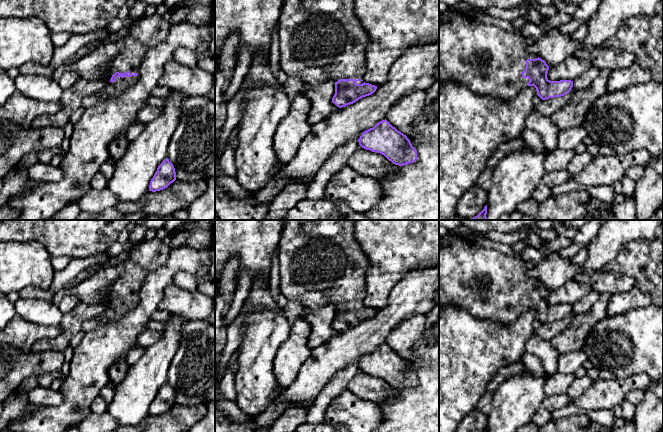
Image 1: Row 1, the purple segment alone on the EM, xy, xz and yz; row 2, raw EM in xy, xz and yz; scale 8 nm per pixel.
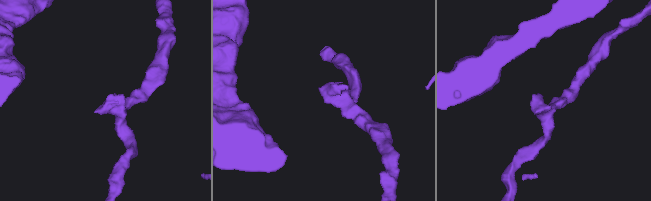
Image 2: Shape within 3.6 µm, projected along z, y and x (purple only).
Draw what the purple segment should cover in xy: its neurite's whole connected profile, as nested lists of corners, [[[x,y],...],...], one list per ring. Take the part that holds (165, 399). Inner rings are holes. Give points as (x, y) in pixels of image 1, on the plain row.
[[[166,382],[157,392],[150,405],[149,415],[156,416],[167,412],[176,404],[176,396],[173,388]]]

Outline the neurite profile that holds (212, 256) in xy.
[[[215,227],[212,229],[212,231],[213,231],[213,243],[210,254],[209,275],[215,276]]]

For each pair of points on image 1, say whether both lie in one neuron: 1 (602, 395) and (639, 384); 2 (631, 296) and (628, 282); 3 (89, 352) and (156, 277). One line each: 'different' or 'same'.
1: same
2: different
3: same

